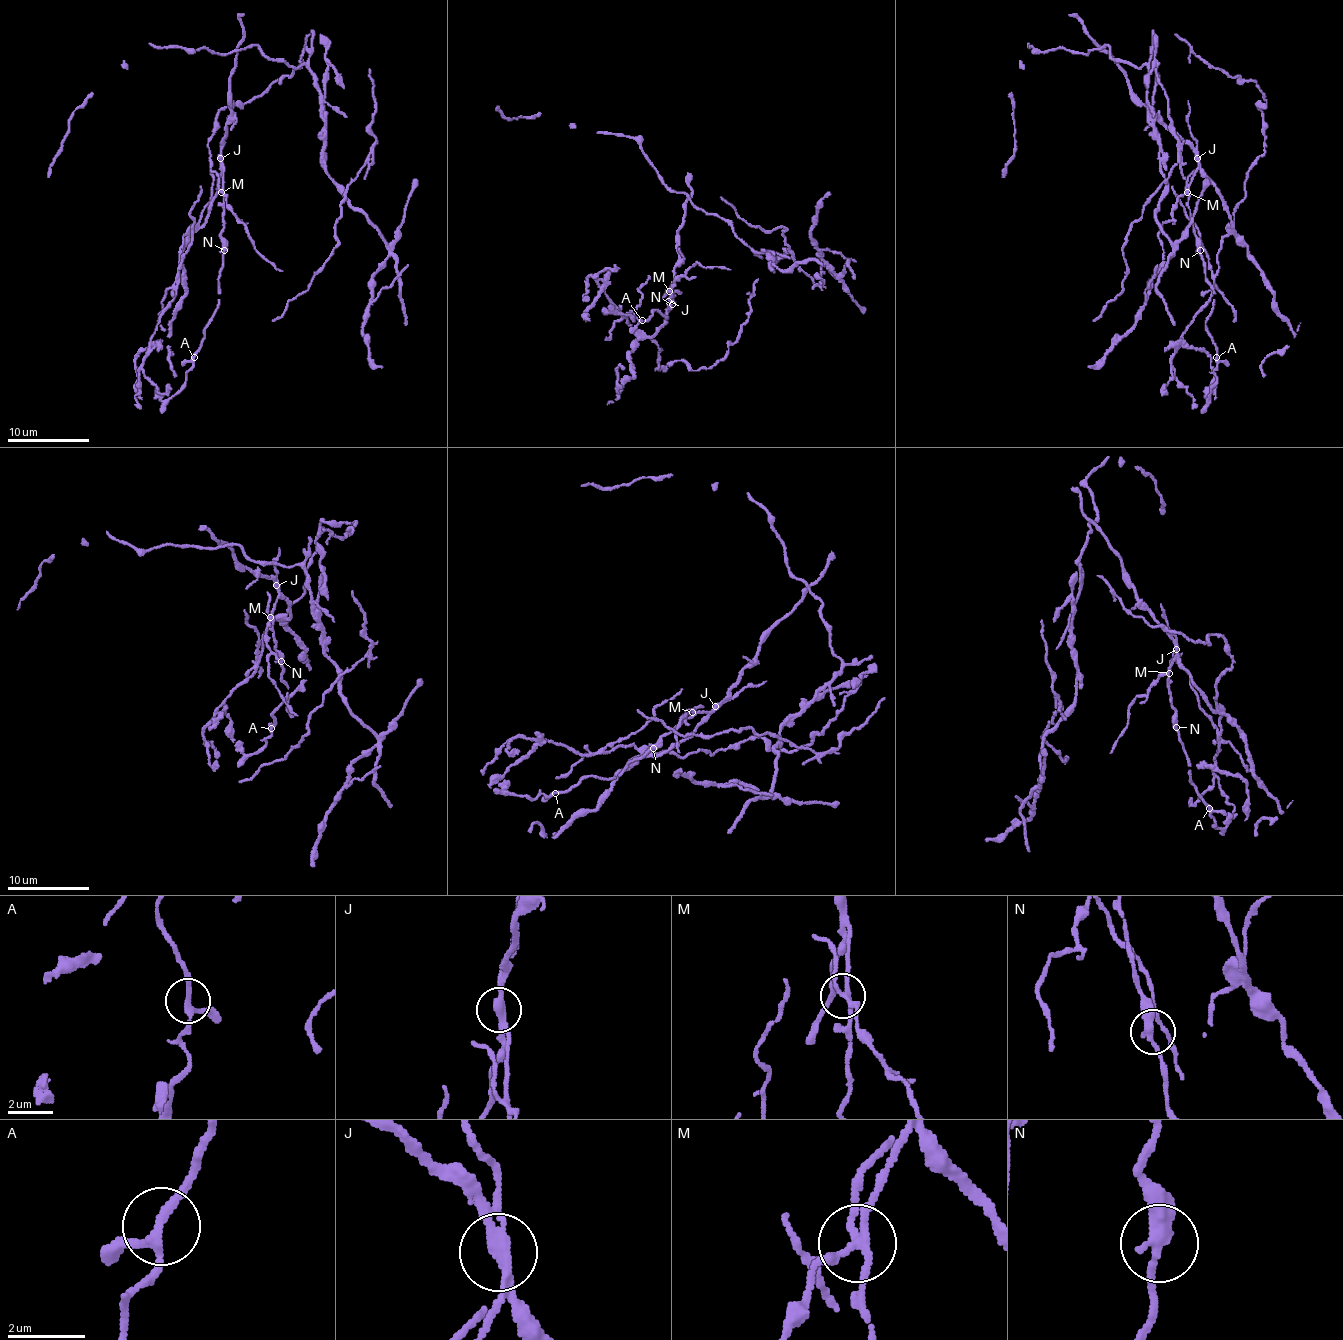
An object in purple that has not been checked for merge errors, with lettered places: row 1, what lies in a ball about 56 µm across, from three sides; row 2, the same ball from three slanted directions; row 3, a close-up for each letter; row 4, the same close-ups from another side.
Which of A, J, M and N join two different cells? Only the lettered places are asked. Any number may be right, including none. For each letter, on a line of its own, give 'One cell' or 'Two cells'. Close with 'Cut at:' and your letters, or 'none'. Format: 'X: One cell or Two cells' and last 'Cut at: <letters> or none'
A: One cell
J: Two cells
M: Two cells
N: One cell
Cut at: J, M

